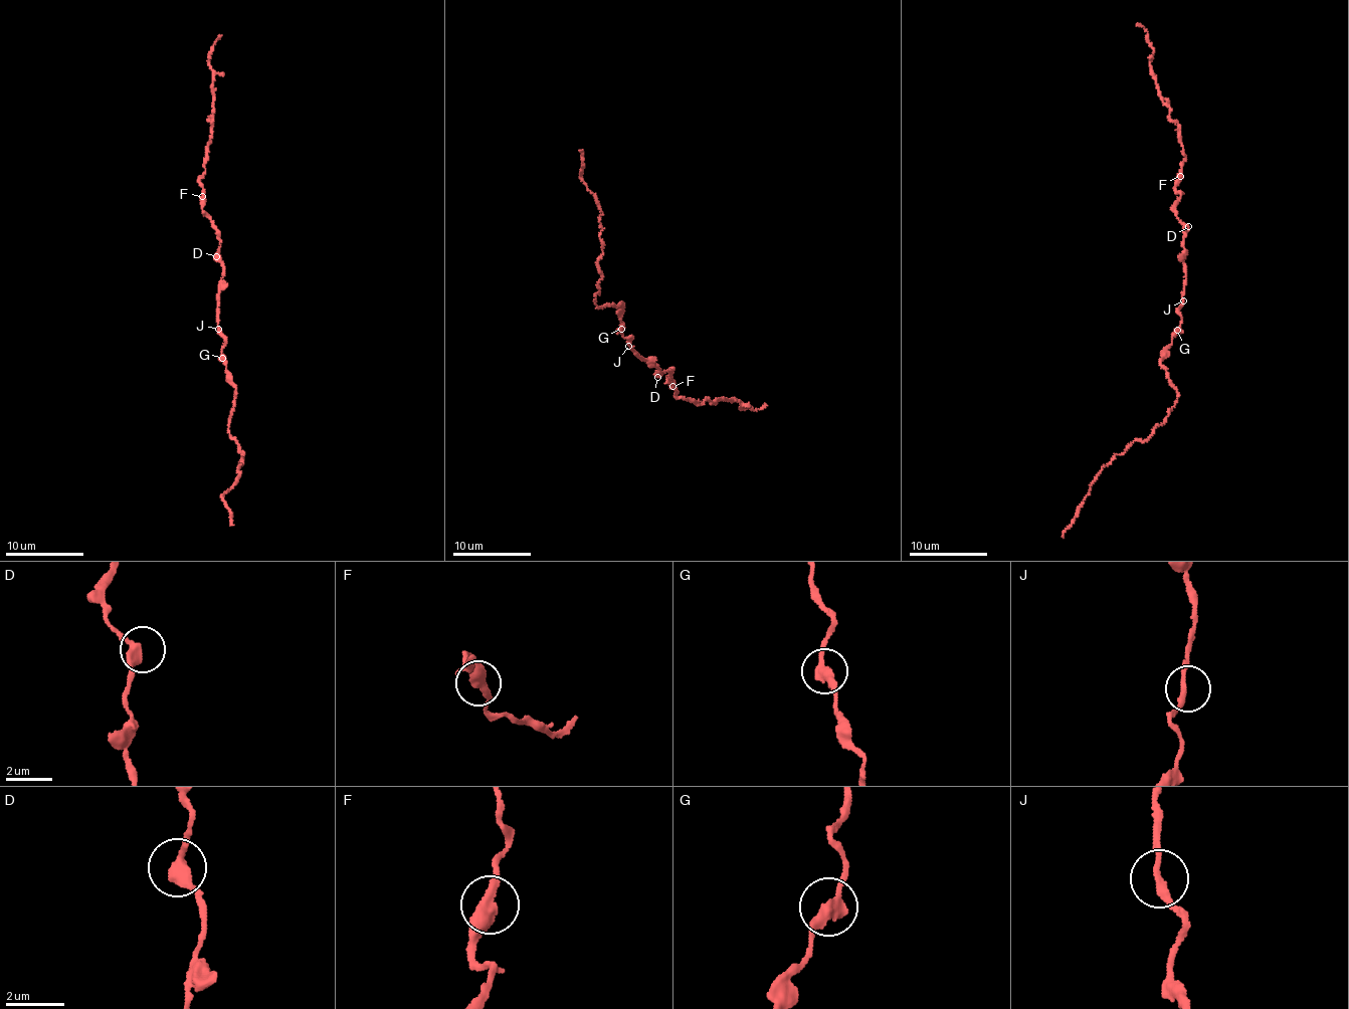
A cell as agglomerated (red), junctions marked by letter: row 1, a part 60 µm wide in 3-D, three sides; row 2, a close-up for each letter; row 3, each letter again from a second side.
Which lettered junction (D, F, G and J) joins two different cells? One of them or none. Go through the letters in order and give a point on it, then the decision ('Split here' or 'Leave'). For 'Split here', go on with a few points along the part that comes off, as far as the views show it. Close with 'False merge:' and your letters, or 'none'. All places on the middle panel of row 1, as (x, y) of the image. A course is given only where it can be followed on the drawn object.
D: Place: (657, 377). Leave
F: Place: (672, 386). Leave
G: Place: (621, 329). Leave
J: Place: (628, 346). Leave
False merge: none

